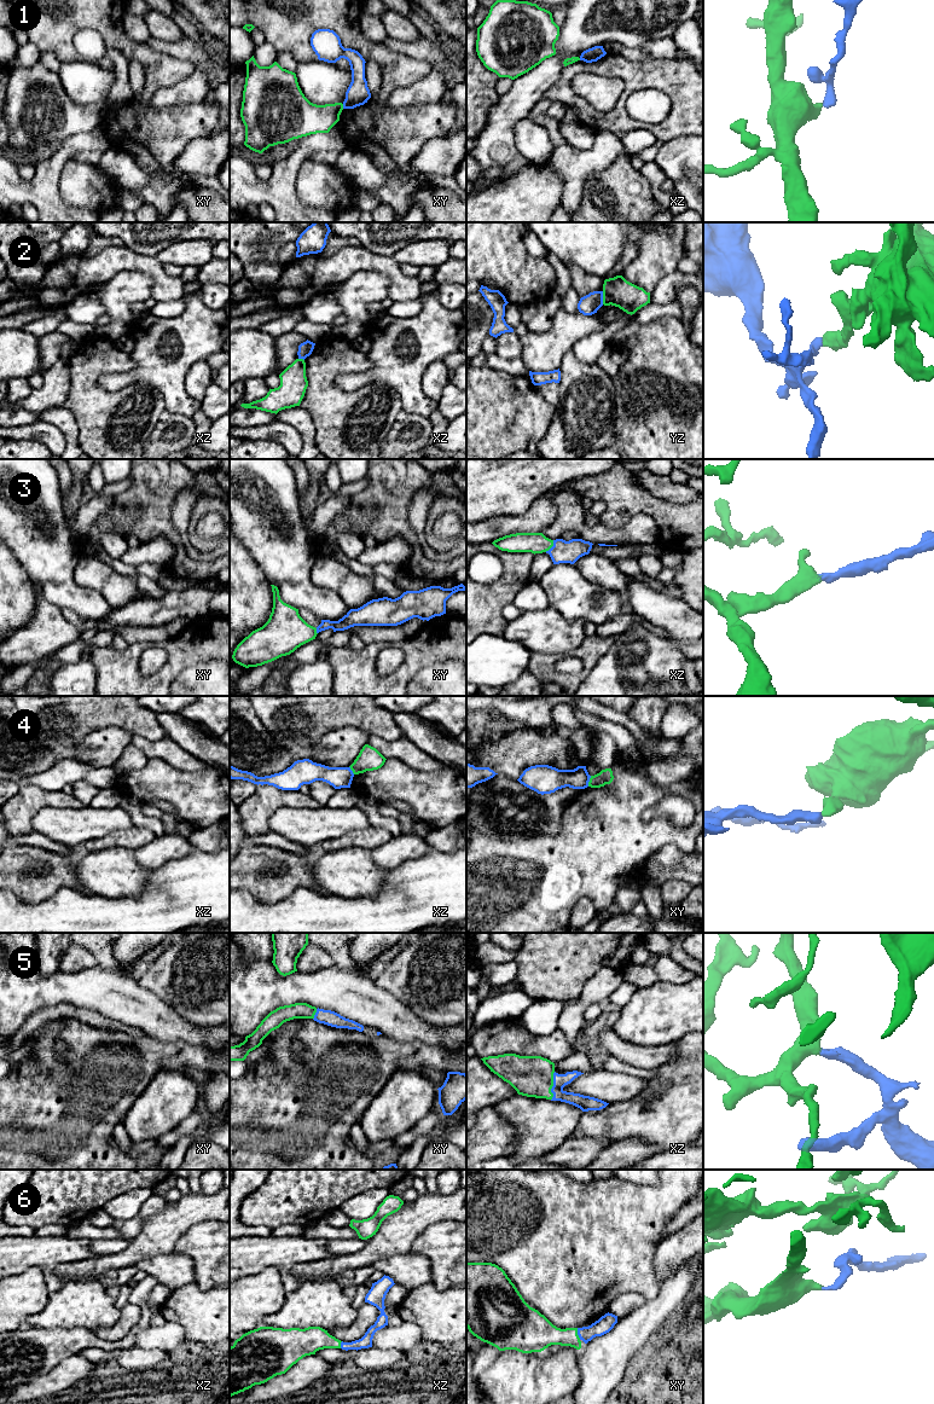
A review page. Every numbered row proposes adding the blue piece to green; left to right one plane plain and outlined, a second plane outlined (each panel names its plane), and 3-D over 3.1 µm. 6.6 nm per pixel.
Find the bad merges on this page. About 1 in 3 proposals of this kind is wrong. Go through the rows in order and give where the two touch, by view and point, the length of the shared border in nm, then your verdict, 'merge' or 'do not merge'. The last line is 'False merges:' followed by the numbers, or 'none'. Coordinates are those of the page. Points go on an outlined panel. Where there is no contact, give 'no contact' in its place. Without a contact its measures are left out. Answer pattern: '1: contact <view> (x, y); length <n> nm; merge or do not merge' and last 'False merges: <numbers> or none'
1: contact xy (342, 106); length 30 nm; do not merge
2: contact yz (603, 297); length 90 nm; do not merge
3: contact xz (551, 546); length 100 nm; merge
4: contact xy (590, 781); length 80 nm; do not merge
5: contact xz (552, 1085); length 190 nm; merge
6: contact xy (576, 1334); length 80 nm; merge
False merges: 1, 2, 4

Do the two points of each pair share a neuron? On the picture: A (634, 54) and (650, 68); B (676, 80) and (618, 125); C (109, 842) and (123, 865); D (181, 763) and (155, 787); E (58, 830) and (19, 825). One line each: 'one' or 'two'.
A: two
B: one
C: two
D: two
E: two

